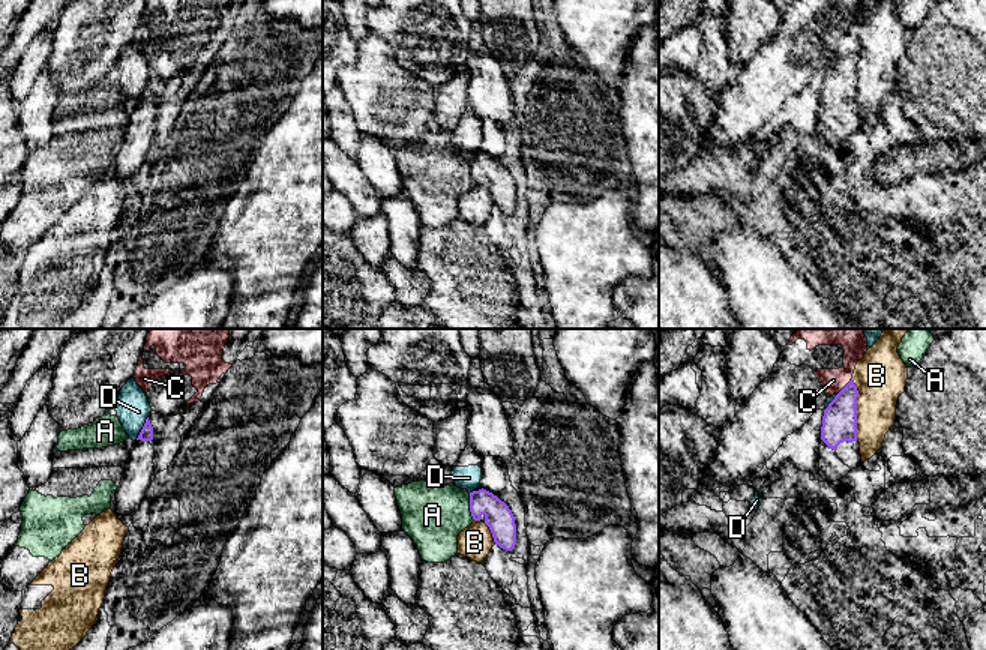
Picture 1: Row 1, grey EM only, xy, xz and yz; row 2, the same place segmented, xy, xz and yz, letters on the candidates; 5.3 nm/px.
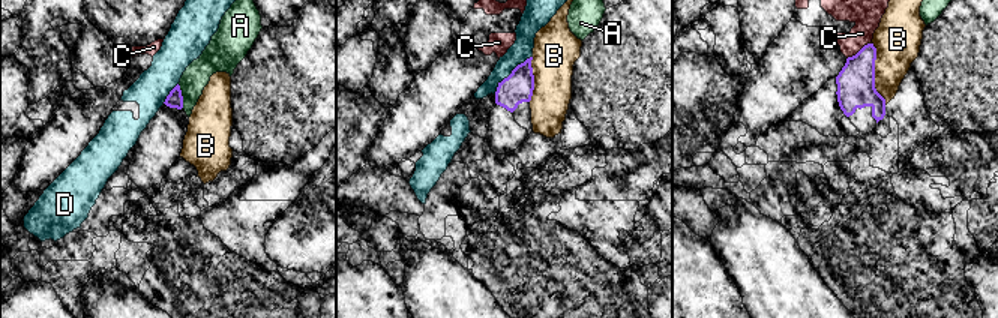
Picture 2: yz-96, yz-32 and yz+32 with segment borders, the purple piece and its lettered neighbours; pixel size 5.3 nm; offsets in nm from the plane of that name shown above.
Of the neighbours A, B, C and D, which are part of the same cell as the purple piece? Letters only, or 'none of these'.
none of these

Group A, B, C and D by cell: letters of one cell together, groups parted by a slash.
A / B / C / D

